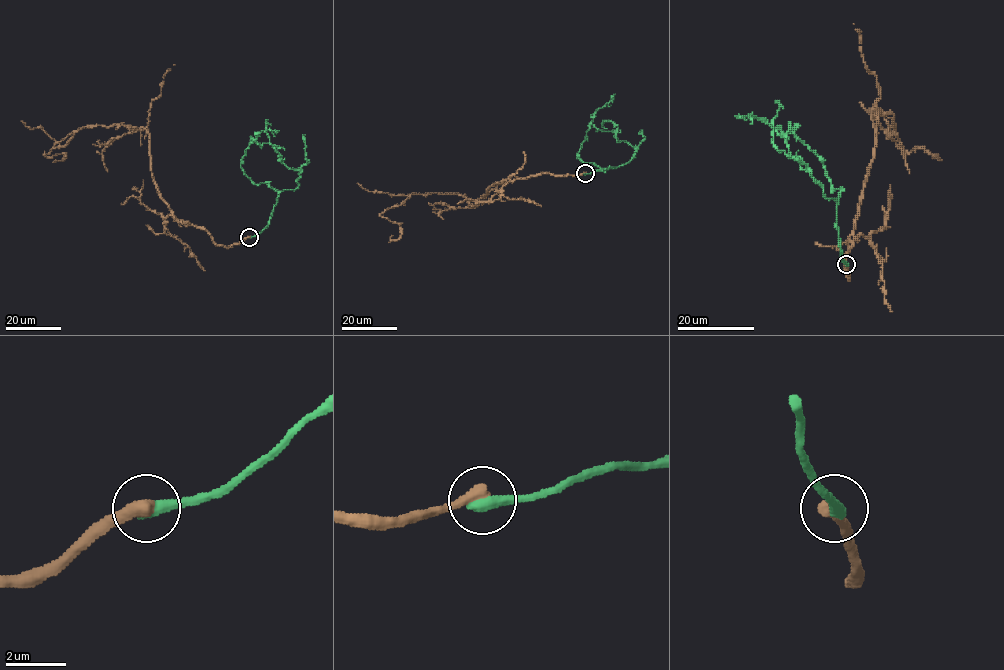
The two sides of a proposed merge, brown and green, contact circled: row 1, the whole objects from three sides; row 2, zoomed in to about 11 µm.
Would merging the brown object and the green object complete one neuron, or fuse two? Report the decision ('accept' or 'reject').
reject

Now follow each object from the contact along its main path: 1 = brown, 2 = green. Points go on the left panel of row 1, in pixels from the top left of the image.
1: (249, 236), (217, 245), (174, 215), (154, 179), (145, 129), (80, 128), (45, 154), (65, 153), (56, 160)
2: (249, 236), (268, 225), (278, 193), (265, 183), (255, 184), (244, 173), (241, 158), (257, 134), (278, 130)

